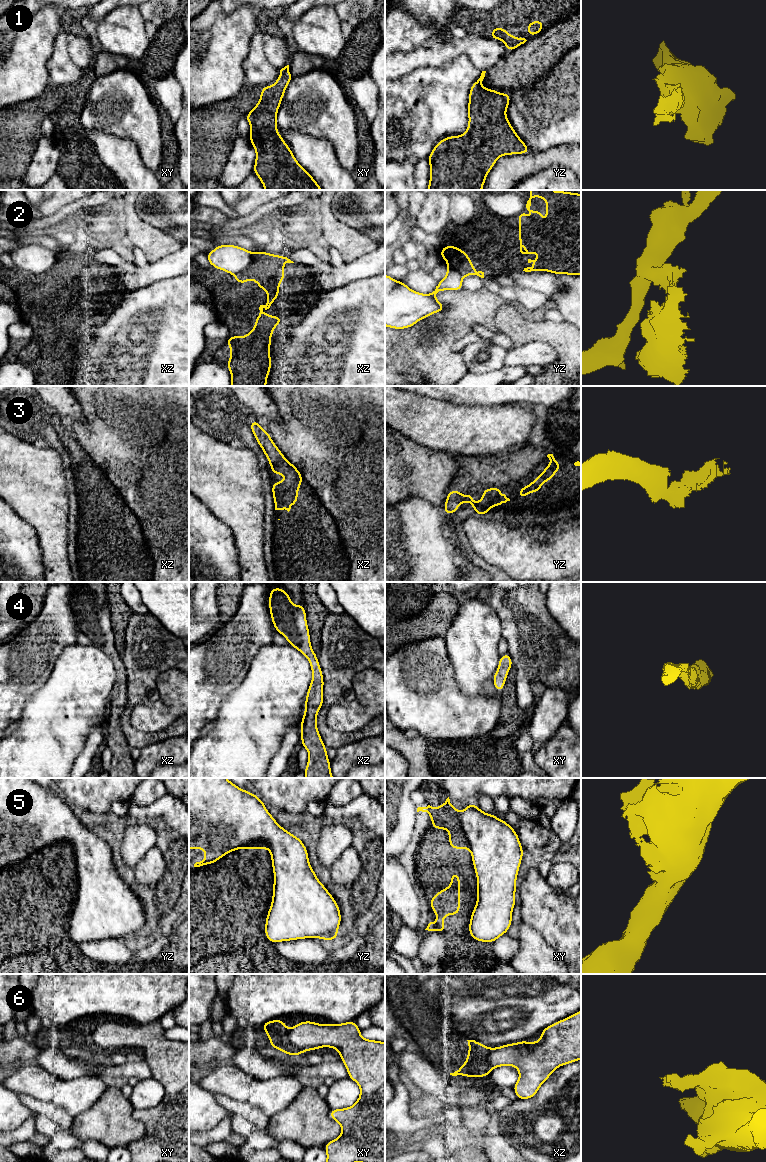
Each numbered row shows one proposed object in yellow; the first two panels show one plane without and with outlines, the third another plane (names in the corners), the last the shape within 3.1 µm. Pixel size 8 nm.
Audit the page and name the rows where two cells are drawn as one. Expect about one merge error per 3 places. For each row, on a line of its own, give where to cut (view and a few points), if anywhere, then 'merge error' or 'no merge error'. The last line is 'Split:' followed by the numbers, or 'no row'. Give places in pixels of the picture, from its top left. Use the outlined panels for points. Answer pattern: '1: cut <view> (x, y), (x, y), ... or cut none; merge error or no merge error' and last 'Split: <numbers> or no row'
1: cut none; no merge error
2: cut xz (253, 253), (251, 263), (235, 275); merge error
3: cut none; no merge error
4: cut none; no merge error
5: cut none; no merge error
6: cut xy (287, 1033), (288, 1040), (299, 1054); merge error
Split: 2, 6

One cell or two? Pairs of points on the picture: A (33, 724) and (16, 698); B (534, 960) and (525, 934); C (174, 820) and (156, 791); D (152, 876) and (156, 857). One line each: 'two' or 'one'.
A: two
B: one
C: two
D: one

